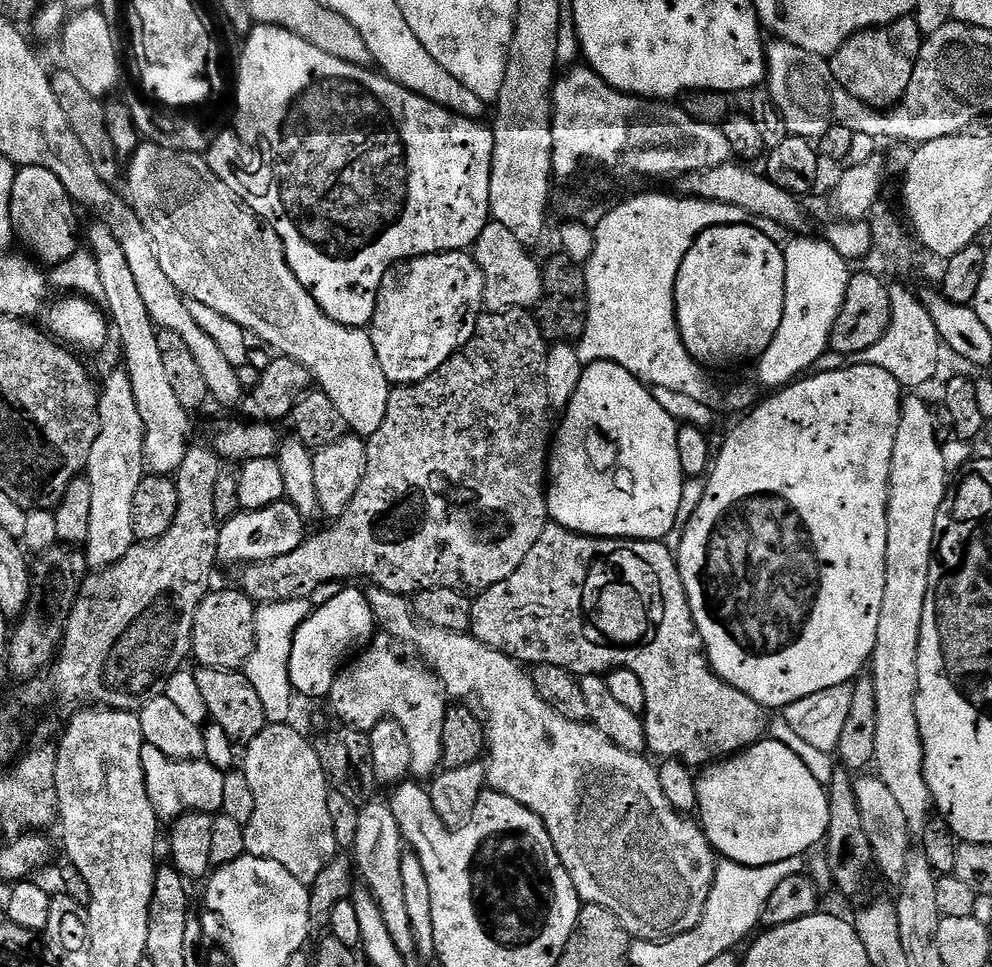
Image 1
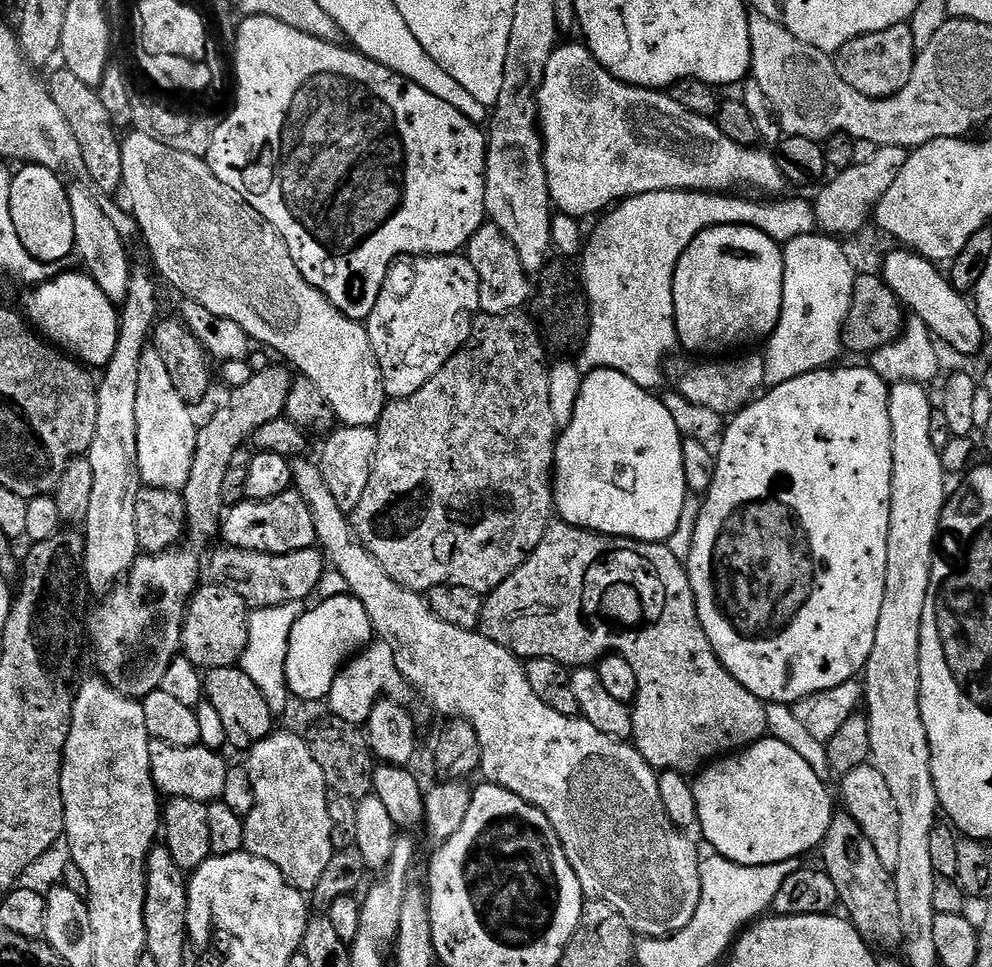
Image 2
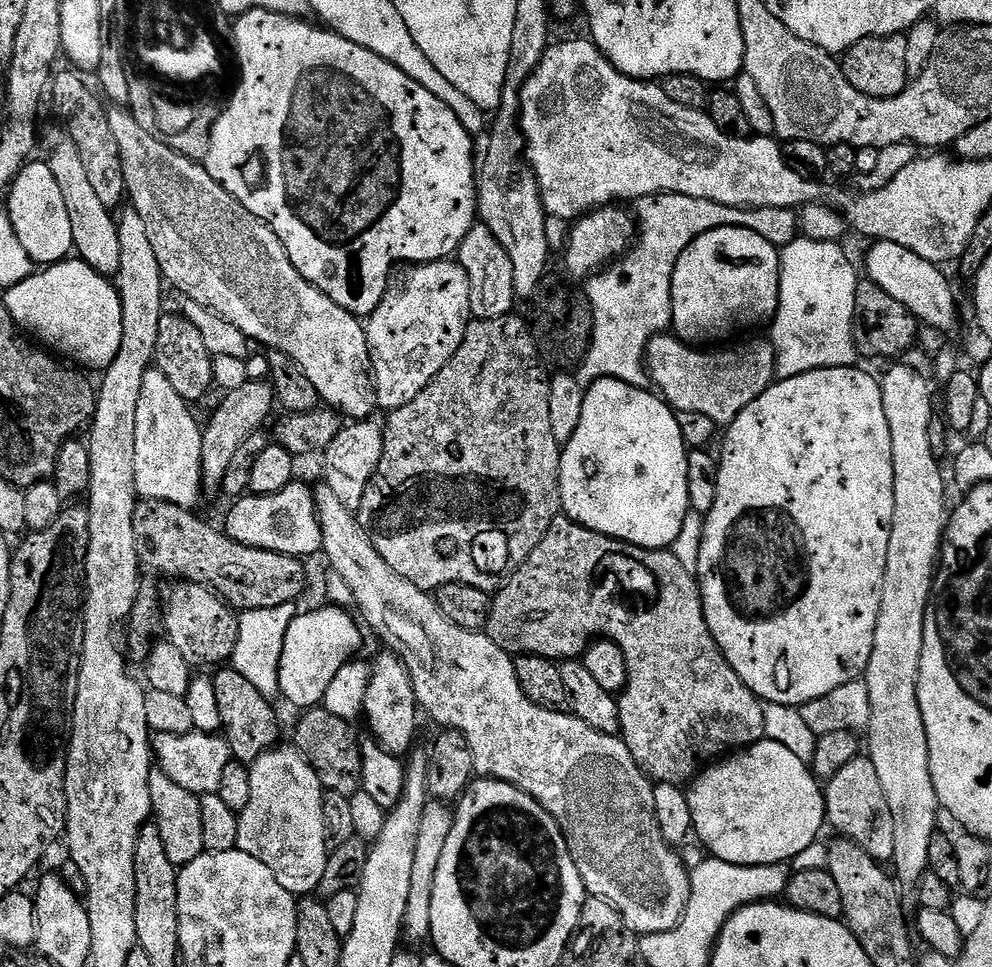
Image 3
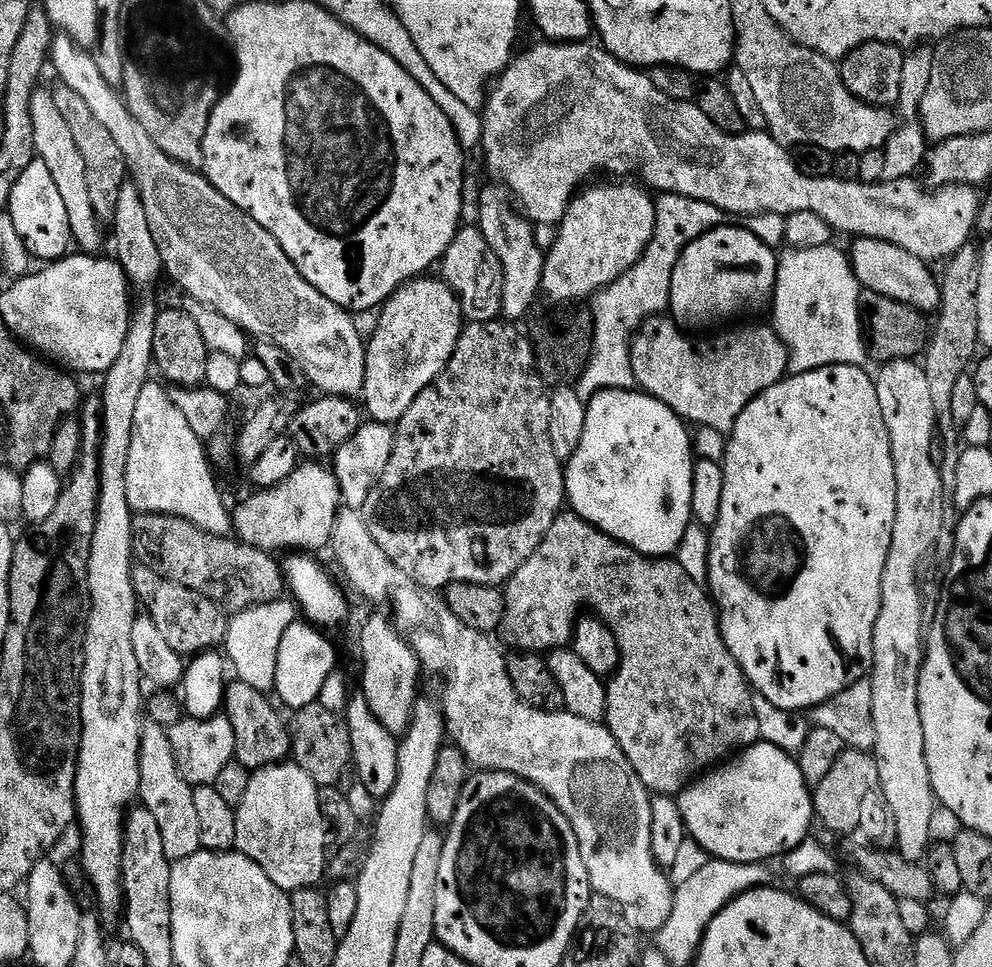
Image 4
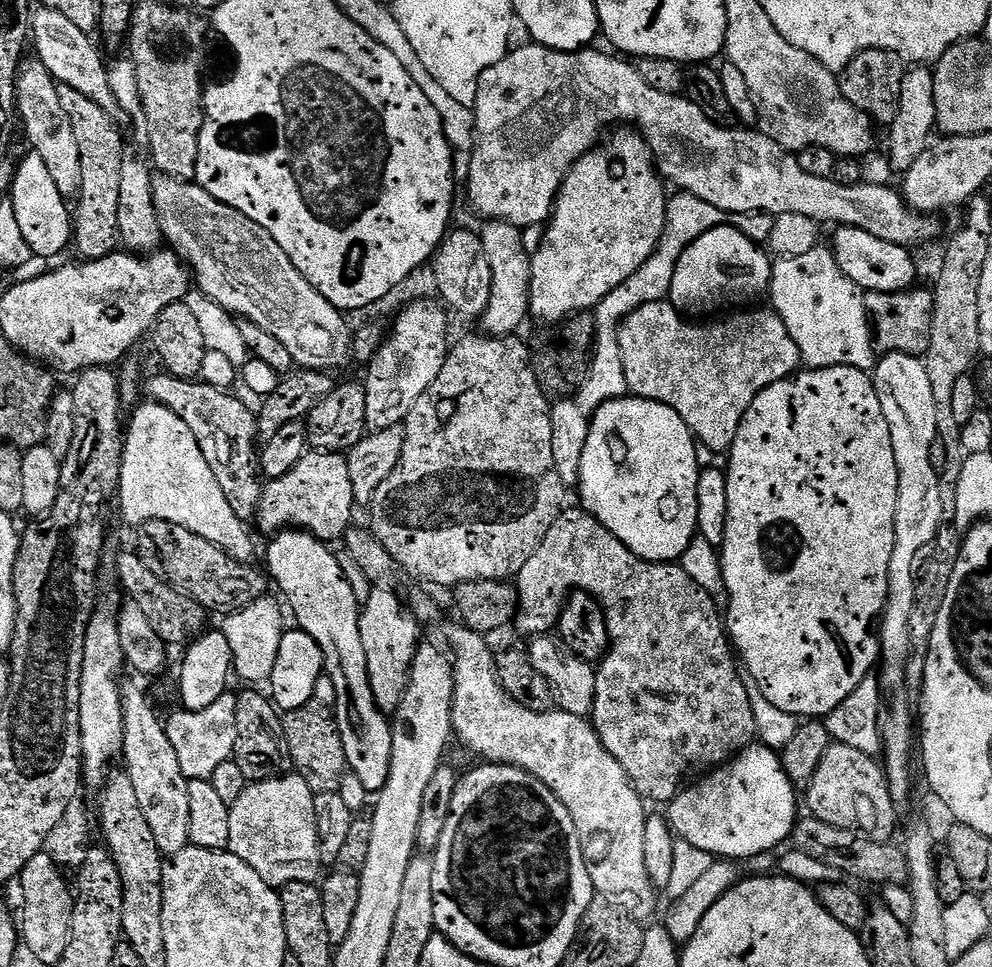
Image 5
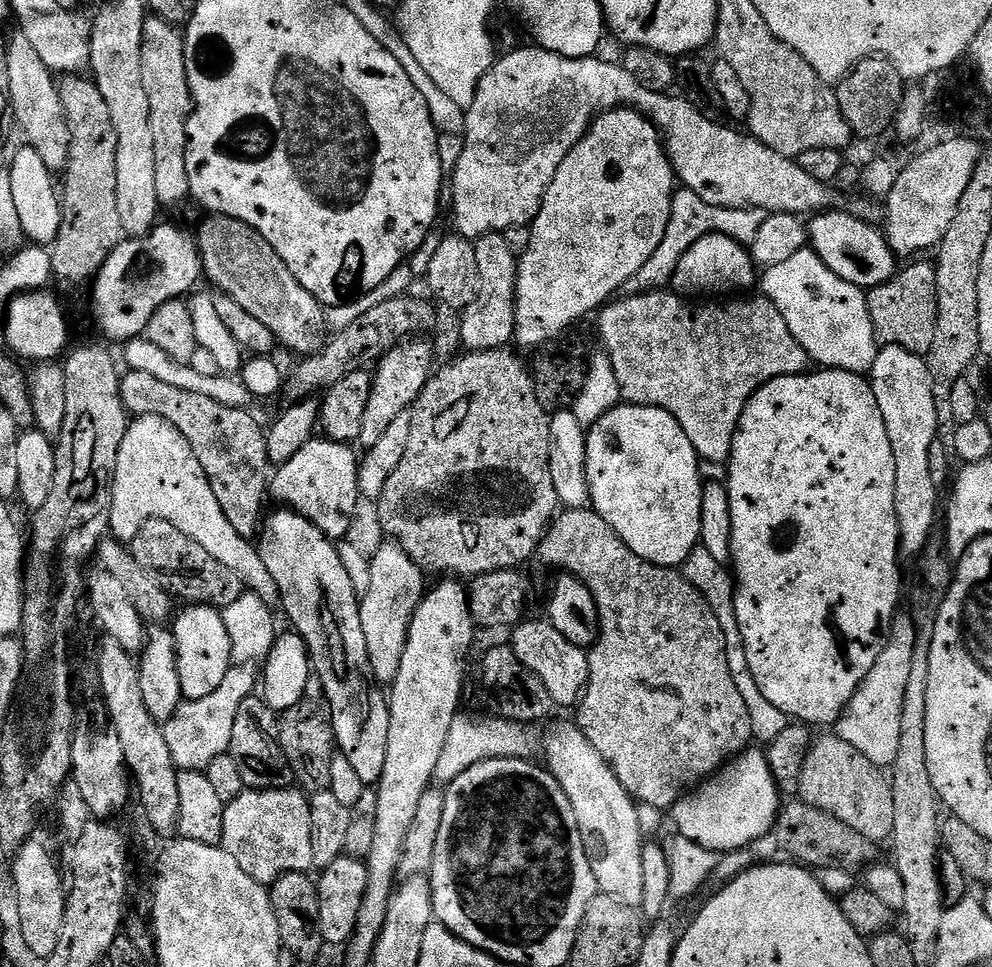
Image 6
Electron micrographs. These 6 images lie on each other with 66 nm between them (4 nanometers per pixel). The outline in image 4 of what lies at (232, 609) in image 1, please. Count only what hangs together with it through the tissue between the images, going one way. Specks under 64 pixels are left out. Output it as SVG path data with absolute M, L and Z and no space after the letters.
M141 564L133 567L132 581L139 603L146 606L145 611L154 626L176 653L185 658L193 658L223 645L225 634L228 633L229 617L212 599L170 579L162 578L156 571Z

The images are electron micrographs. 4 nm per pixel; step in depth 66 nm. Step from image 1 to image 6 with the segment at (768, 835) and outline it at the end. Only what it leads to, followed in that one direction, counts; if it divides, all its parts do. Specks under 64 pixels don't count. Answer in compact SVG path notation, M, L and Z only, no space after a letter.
M752 746L728 761L719 772L685 792L683 798L672 805L670 815L679 835L707 851L725 854L746 848L771 833L781 807L782 793L772 781L768 757L759 747Z

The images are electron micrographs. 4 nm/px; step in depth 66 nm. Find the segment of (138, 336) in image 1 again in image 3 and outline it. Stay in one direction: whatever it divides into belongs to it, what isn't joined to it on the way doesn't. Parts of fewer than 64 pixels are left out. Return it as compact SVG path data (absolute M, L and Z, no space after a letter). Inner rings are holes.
M59 131L52 132L48 136L48 144L52 149L46 156L46 162L50 166L50 174L54 174L58 187L62 189L62 199L66 202L66 210L70 213L70 230L74 230L72 246L75 255L89 264L99 275L115 277L119 257L117 217L109 208L102 206L98 194L92 188L90 178L86 174L86 165L82 162L82 154L78 154L78 146L74 146L74 138L70 138L67 131ZM153 366L148 369L148 373L146 374L146 378L142 378L142 394L138 394L138 422L134 426L134 482L136 483L136 495L140 500L157 500L158 502L170 502L174 506L182 506L183 508L191 508L195 509L197 507L196 503L199 502L200 496L202 497L202 438L204 437L201 425L198 423L196 425L196 420L192 417L191 412L188 410L190 408L189 401L184 400L182 398L182 394L178 394L178 390L174 390L174 386L169 382L166 378L166 374L162 374L159 368Z

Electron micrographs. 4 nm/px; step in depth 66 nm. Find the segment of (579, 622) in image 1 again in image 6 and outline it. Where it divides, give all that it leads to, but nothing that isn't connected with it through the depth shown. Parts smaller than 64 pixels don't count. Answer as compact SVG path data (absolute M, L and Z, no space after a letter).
M591 507L570 508L561 511L556 519L548 525L548 531L545 532L544 539L540 542L538 560L541 560L548 568L560 568L556 570L570 576L577 576L594 594L594 602L598 606L600 615L600 636L594 645L596 712L577 711L574 723L582 730L582 734L586 734L590 746L594 746L594 750L598 750L598 754L602 754L602 758L606 758L606 762L612 767L614 774L618 774L618 782L622 782L622 786L631 794L633 800L641 805L649 804L661 810L671 809L673 804L677 804L683 798L685 792L719 772L728 761L740 755L753 743L750 710L746 710L746 702L742 699L742 693L738 690L738 686L734 686L734 678L730 675L726 634L722 630L714 610L706 602L706 598L702 598L702 594L698 594L698 590L694 586L690 586L683 571L663 568L638 558L638 554L634 554L634 550L630 550L630 546L626 546L626 542L622 542L622 538L618 538L616 531Z

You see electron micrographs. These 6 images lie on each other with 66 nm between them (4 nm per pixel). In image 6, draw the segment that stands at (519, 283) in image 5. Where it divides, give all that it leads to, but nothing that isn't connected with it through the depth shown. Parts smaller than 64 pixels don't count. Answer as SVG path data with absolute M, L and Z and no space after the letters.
M489 232L487 236L480 237L475 241L476 253L478 254L478 276L480 289L470 302L468 308L463 309L460 320L460 340L463 346L470 352L485 352L491 348L503 348L513 343L516 334L516 278L518 275L518 255L507 244L507 238L499 232Z

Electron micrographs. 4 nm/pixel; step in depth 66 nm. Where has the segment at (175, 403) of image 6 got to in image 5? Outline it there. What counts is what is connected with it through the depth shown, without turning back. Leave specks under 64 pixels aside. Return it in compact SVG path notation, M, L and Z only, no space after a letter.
M159 375L149 380L147 377L147 399L174 410L174 414L194 430L194 438L198 438L198 446L202 446L202 454L206 462L210 462L210 470L214 470L214 478L218 478L222 494L226 494L226 502L230 502L240 520L251 521L256 515L262 491L257 413L253 409L251 412L238 397L231 396L231 391L215 388L199 379L183 380L177 376Z

